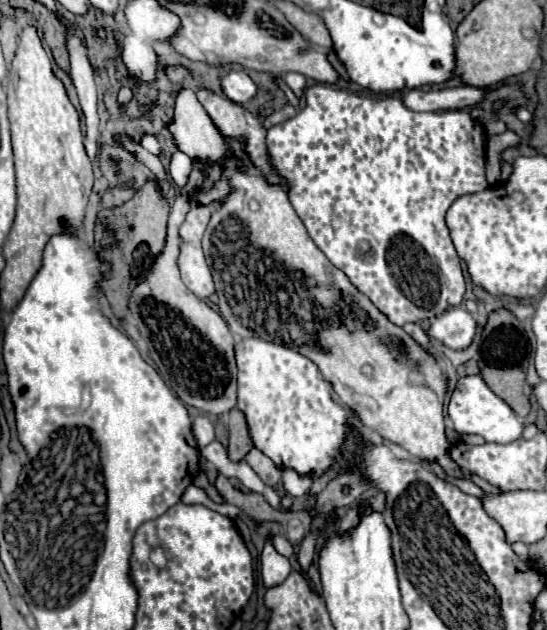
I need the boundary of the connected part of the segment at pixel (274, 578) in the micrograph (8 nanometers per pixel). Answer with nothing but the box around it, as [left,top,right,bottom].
[261,538,291,588]

